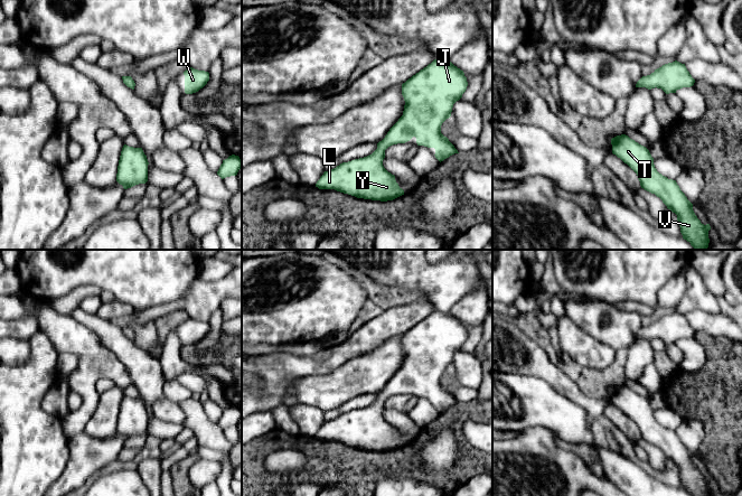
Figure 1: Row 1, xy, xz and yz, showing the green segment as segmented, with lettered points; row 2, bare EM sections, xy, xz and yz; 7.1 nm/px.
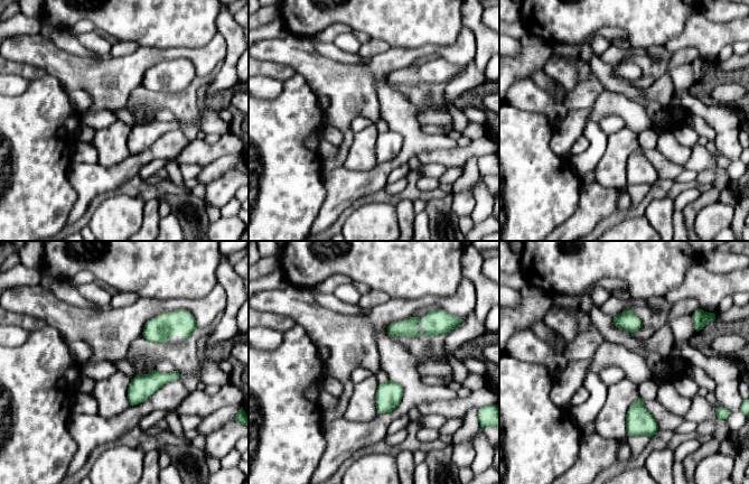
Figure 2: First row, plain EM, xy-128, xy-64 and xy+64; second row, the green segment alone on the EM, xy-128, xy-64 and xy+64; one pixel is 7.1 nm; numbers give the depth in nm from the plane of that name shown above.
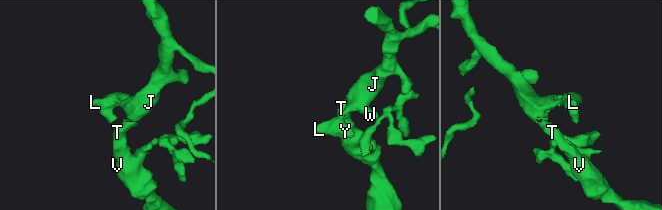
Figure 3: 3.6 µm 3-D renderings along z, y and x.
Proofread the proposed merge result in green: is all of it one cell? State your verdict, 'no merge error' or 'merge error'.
no merge error

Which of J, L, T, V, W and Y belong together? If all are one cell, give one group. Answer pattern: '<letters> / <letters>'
J L T V W Y

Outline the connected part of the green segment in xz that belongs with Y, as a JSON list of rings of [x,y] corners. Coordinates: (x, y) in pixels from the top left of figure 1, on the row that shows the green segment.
[[[434,59],[402,84],[403,115],[377,143],[377,149],[367,157],[325,171],[316,187],[381,202],[404,195],[395,176],[383,166],[385,150],[415,137],[417,146],[435,149],[434,156],[440,162],[459,153],[441,133],[441,125],[451,116],[453,104],[462,97],[467,86],[463,71],[450,60]]]

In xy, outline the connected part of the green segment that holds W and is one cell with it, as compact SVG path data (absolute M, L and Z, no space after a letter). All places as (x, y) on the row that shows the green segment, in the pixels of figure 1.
M192 67L187 68L184 72L185 75L185 93L192 94L203 88L209 81L209 73L205 71L198 71Z

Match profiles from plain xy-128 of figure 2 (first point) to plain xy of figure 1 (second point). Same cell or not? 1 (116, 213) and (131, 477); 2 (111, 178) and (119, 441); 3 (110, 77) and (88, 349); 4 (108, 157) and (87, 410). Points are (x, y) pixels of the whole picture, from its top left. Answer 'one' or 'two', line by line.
1: one
2: one
3: one
4: two

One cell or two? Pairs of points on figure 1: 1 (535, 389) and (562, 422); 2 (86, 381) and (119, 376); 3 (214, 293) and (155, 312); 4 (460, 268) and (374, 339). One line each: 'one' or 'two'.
1: one
2: one
3: one
4: two

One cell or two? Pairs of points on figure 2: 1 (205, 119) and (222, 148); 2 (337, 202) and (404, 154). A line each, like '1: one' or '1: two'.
1: two
2: one

